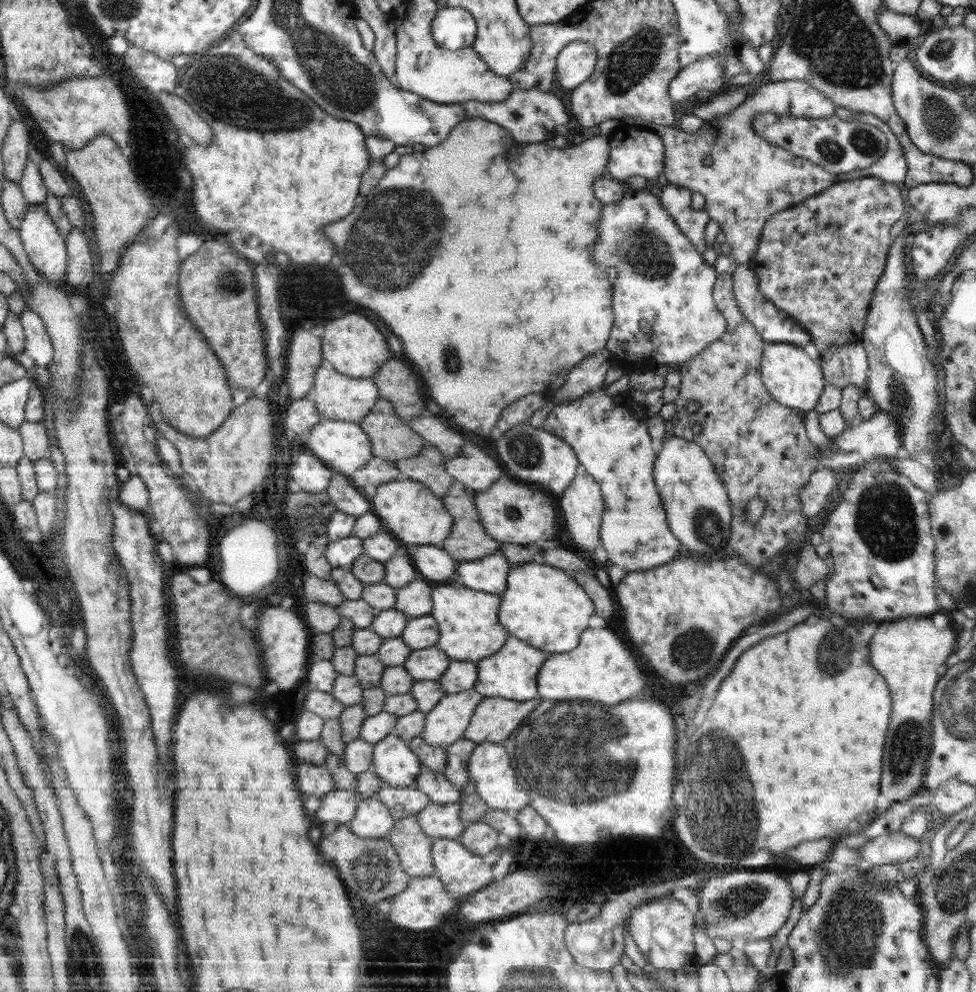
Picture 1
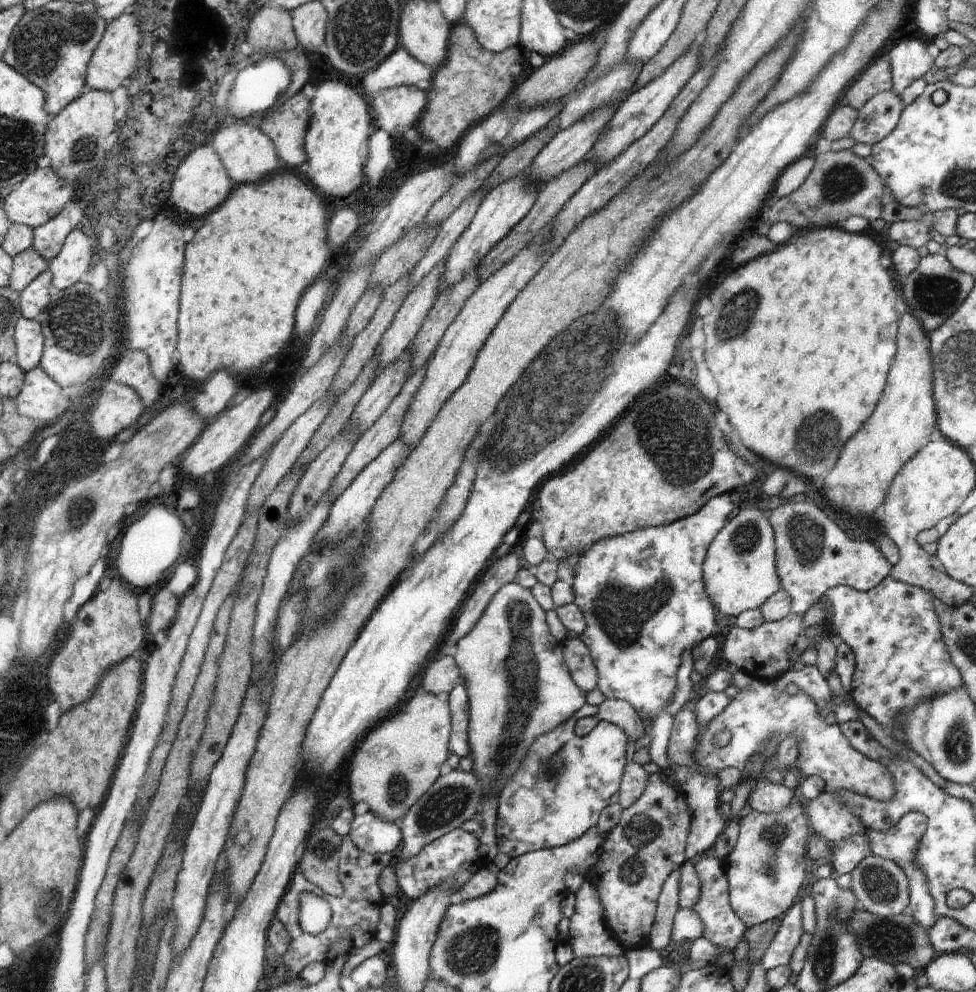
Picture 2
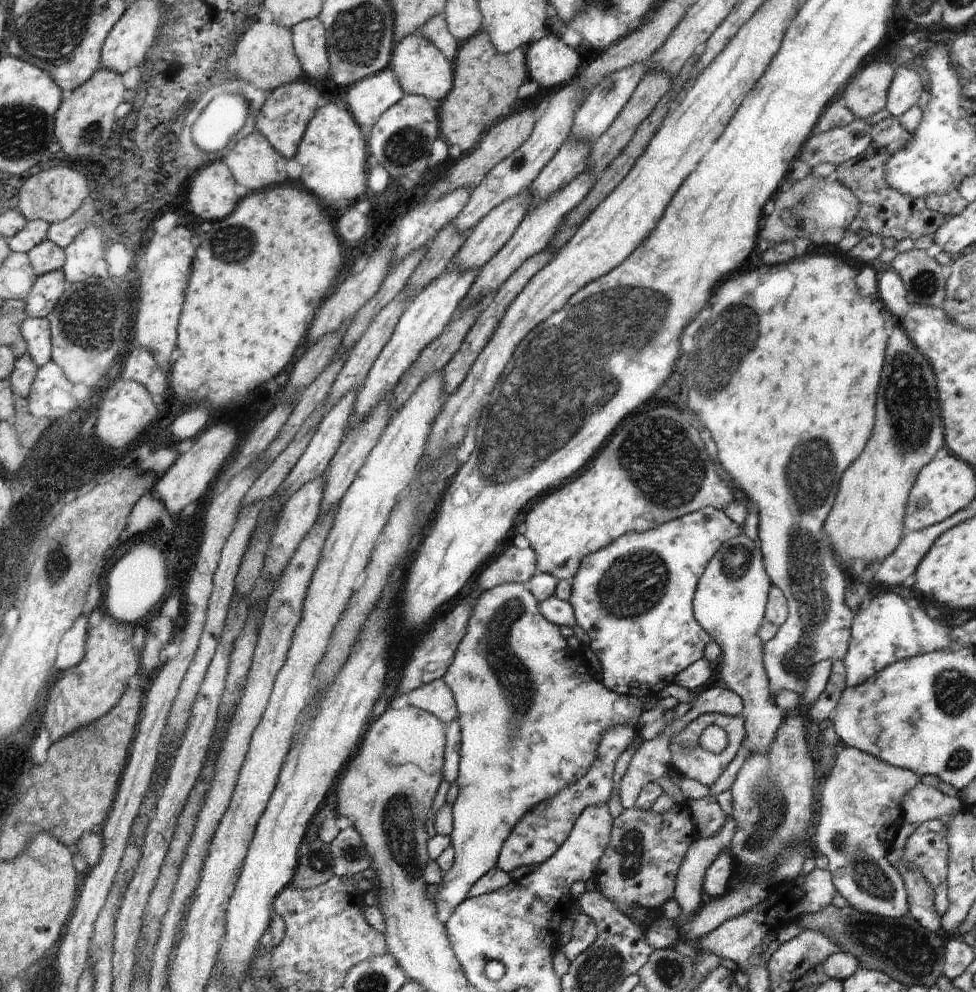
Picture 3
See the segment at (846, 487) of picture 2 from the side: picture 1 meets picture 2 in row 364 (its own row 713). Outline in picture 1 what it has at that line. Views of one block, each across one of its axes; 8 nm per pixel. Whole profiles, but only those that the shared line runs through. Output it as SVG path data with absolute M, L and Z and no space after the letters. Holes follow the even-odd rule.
M906 617L894 621L879 624L874 636L869 641L870 651L872 651L872 666L884 677L890 696L892 697L892 714L890 725L888 726L888 740L884 746L884 756L882 756L882 780L880 780L879 792L891 803L907 801L914 795L922 796L927 793L924 788L923 778L925 766L930 756L933 714L933 692L936 683L946 672L946 659L953 653L952 648L957 648L958 636L951 626L937 630L930 617Z

